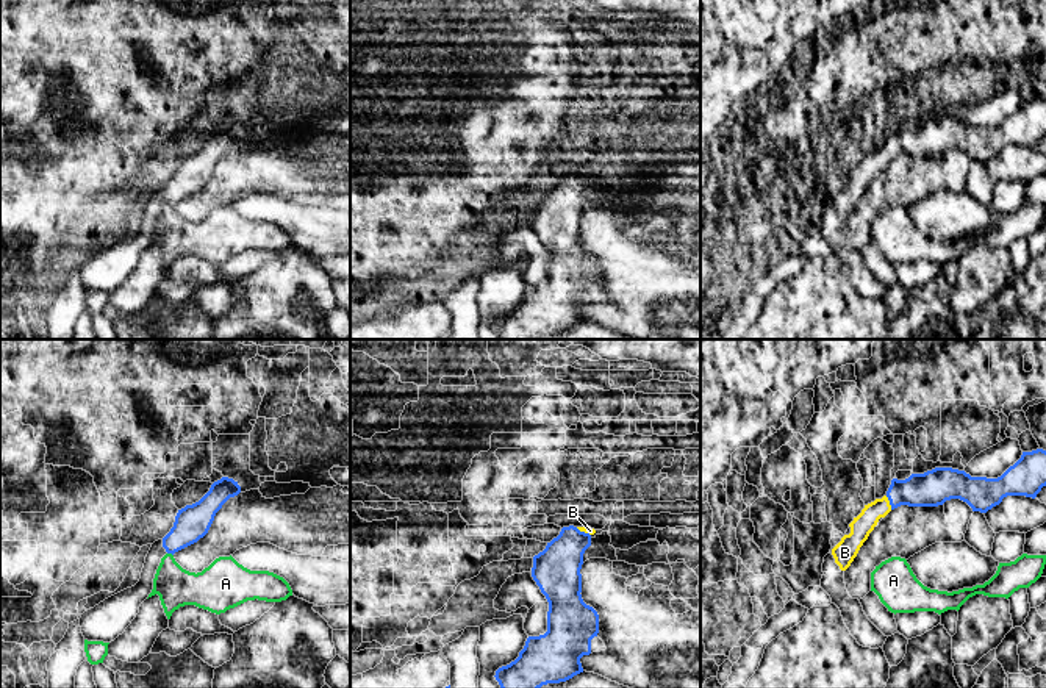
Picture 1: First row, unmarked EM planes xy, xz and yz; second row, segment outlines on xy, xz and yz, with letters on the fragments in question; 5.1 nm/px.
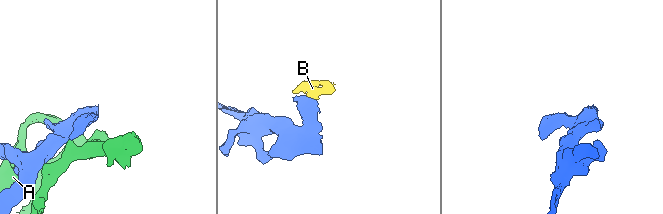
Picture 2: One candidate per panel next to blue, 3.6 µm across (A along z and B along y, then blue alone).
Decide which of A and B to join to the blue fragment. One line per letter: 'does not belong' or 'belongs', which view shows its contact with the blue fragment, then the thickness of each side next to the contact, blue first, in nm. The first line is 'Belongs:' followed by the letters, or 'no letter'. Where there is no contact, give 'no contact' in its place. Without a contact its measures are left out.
Belongs: B
A: does not belong | xy | 180/200 nm
B: belongs | yz | 190/110 nm

